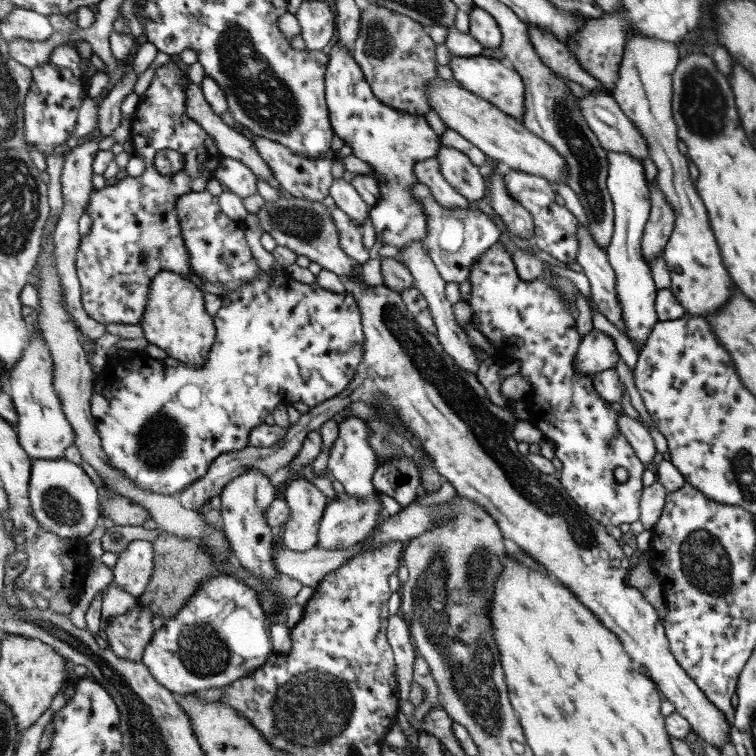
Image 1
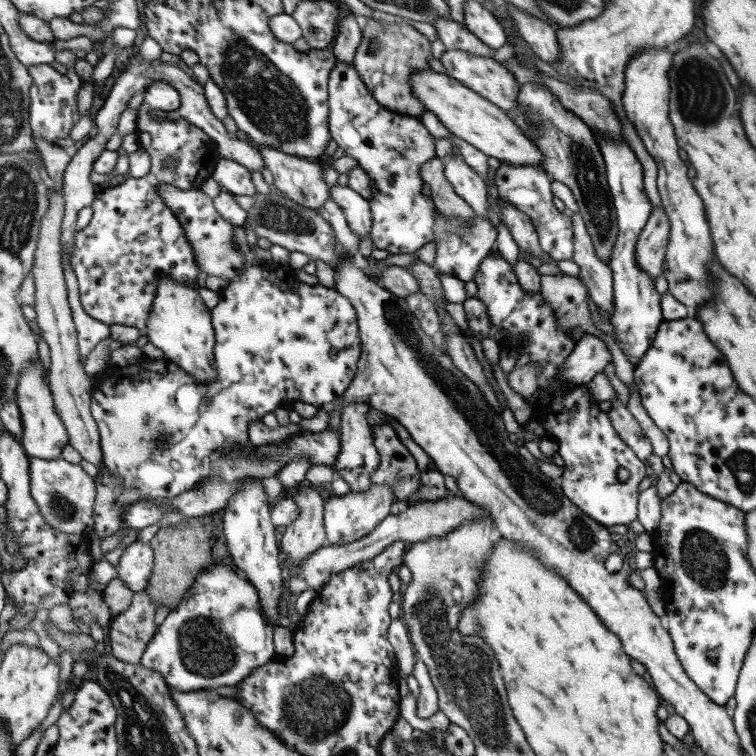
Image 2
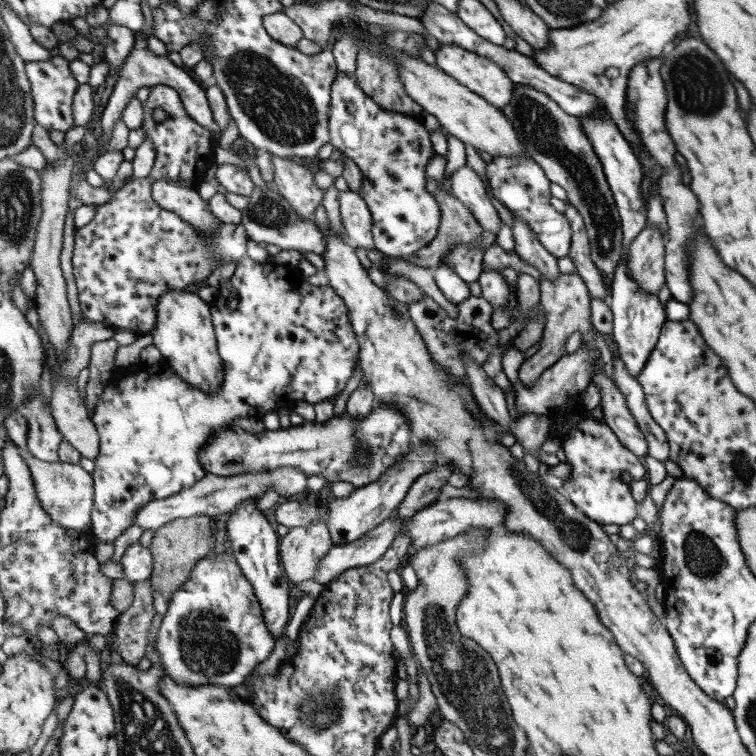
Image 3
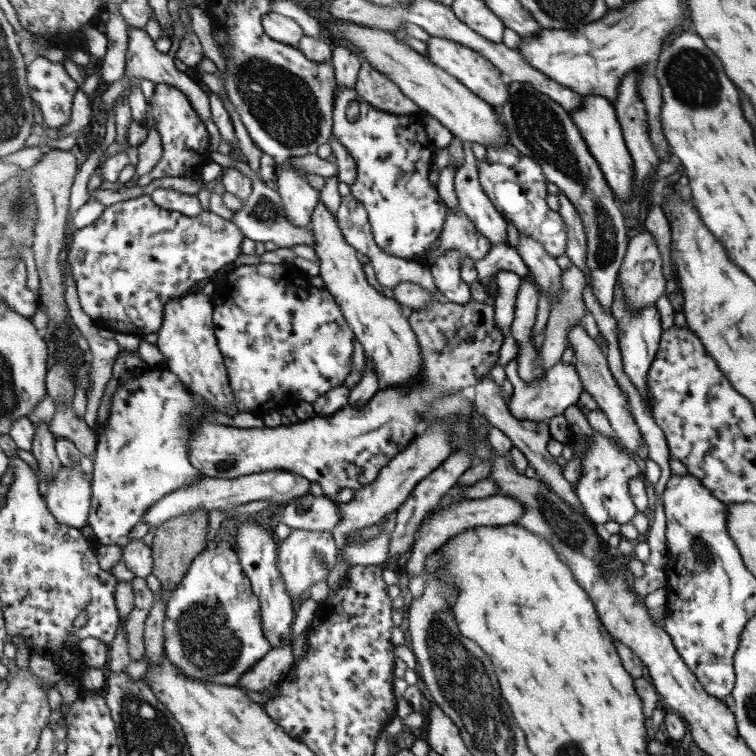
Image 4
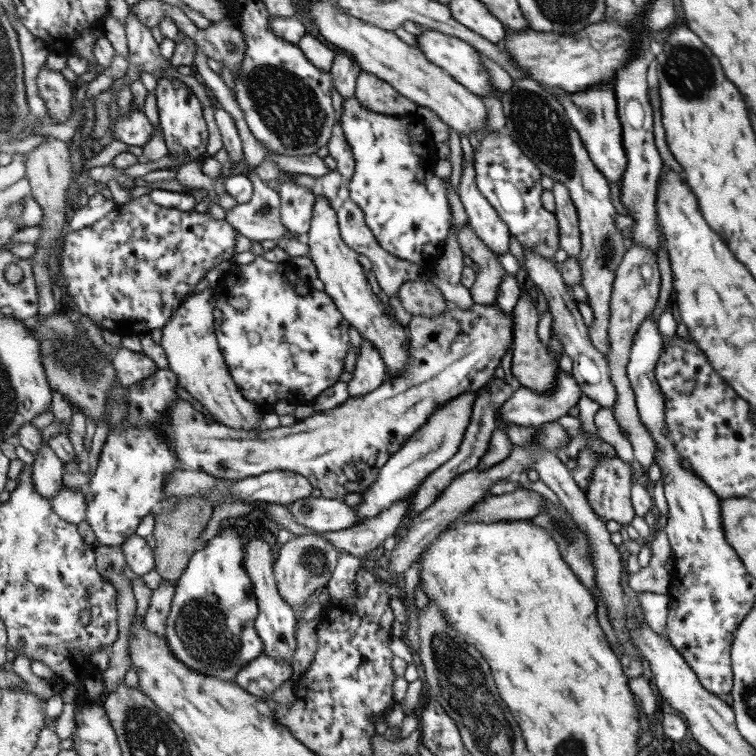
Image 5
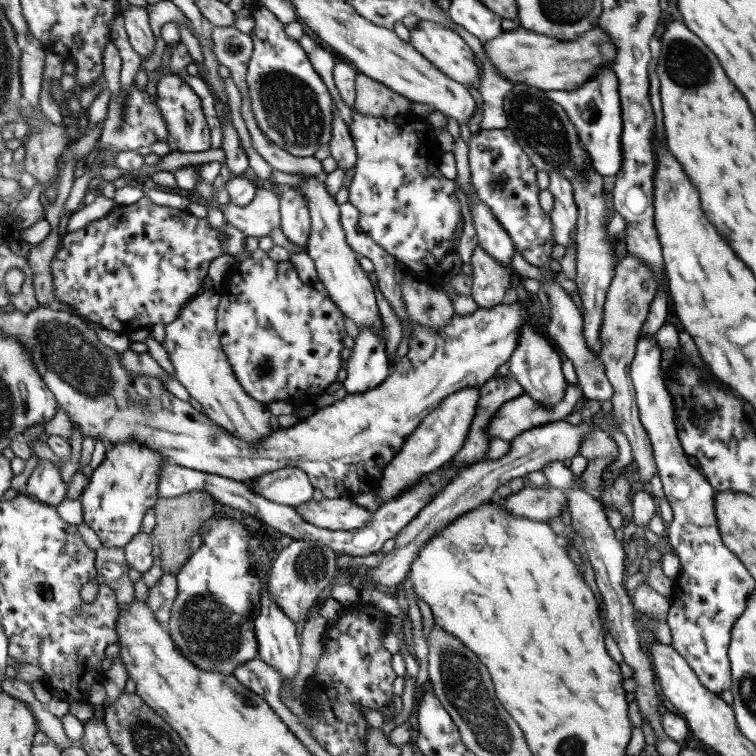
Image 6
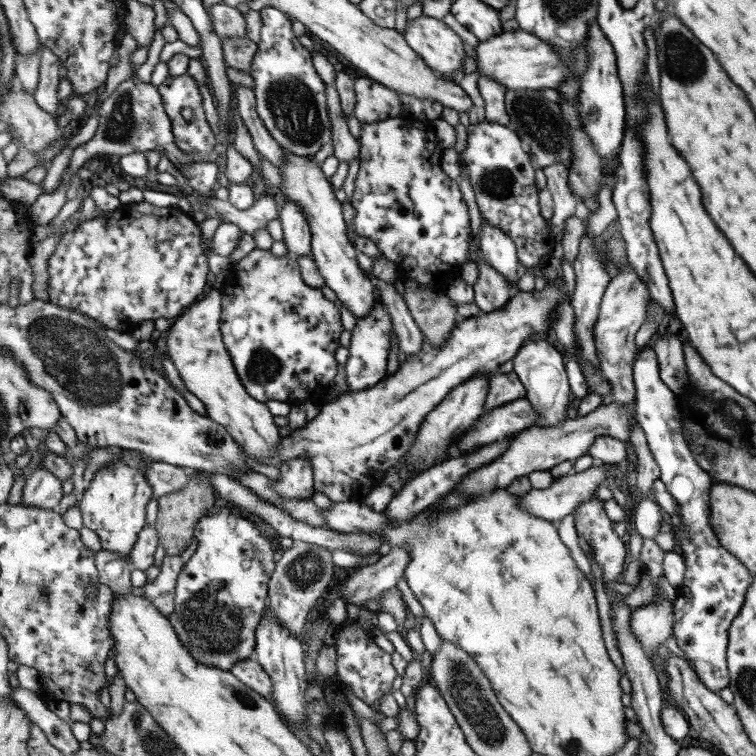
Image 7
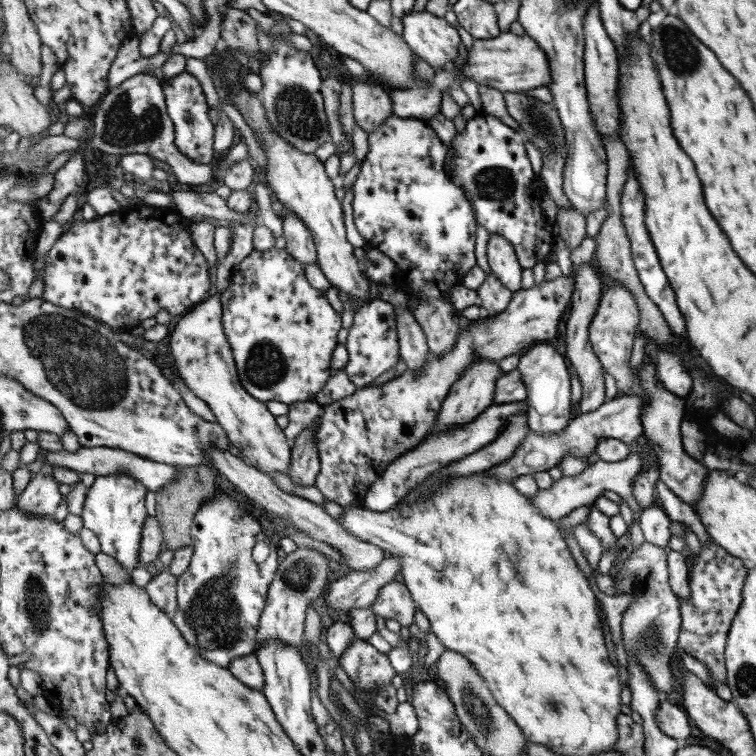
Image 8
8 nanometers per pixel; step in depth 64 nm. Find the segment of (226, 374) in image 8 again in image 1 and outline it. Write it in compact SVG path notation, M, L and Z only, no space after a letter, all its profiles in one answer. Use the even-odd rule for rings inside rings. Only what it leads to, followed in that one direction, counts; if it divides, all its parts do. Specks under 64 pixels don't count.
M160 272L153 279L148 308L140 323L149 343L167 352L193 368L207 364L209 353L216 343L217 329L214 317L205 310L205 296L194 278L175 272Z

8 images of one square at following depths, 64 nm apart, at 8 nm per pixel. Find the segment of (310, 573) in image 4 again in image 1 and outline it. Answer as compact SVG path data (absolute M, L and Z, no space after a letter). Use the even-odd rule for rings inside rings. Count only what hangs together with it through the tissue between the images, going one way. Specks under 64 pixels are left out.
M302 477L283 485L283 498L289 501L292 515L284 525L282 544L295 552L313 550L318 546L324 512L330 503L327 496Z

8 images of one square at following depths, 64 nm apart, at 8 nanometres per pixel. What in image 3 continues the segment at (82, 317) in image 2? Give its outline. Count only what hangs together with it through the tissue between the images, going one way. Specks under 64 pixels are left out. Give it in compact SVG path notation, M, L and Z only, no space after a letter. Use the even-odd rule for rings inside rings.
M81 319L72 332L72 343L68 350L68 359L62 366L62 374L77 378L81 370L89 368L92 359L92 346L101 340L113 338L114 328L102 323L93 323L90 319Z

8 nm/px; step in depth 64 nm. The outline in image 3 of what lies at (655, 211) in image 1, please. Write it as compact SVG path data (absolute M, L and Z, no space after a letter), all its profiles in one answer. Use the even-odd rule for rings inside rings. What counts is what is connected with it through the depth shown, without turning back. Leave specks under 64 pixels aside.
M647 227L631 244L628 268L642 290L659 295L665 284L666 235L657 227Z

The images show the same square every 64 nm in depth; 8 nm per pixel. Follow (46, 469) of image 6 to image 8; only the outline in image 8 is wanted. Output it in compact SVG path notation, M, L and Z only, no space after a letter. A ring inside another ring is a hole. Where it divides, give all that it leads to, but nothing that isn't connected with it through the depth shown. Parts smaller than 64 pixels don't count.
M49 474L35 475L19 495L16 508L23 509L28 514L53 516L64 499L59 483L59 480L51 479Z

